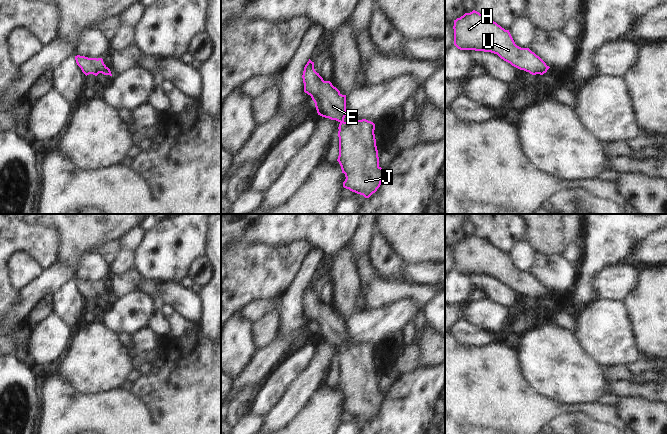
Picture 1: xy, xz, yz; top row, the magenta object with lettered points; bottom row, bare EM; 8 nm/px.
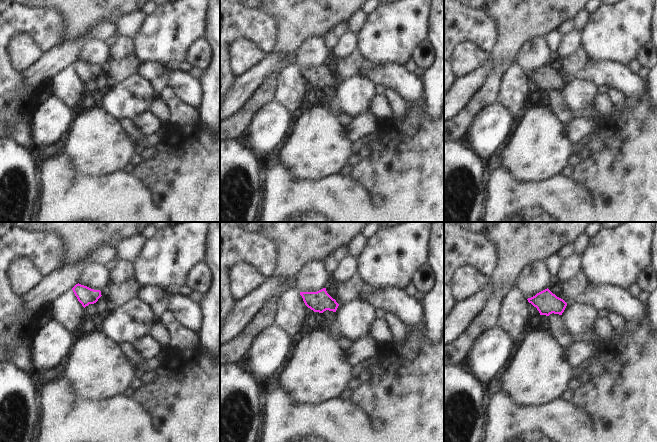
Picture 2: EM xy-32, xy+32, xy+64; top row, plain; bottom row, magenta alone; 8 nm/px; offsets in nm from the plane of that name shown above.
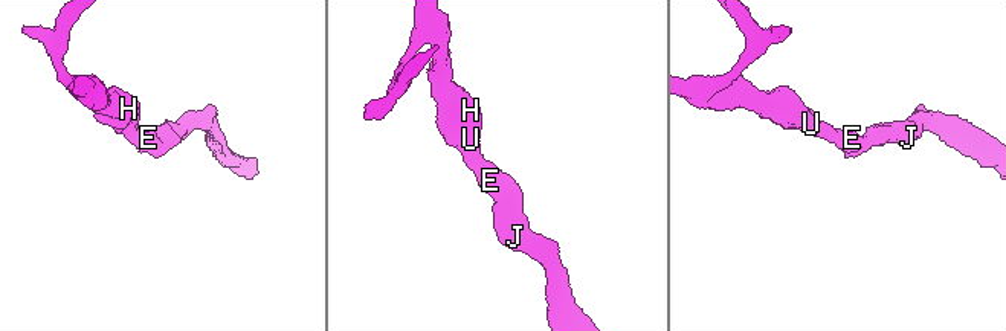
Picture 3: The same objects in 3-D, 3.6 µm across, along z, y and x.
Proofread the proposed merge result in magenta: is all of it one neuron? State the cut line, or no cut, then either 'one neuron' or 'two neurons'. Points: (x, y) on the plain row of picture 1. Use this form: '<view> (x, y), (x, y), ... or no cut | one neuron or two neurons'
no cut | one neuron

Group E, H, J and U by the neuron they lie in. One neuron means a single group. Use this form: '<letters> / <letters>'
E H J U

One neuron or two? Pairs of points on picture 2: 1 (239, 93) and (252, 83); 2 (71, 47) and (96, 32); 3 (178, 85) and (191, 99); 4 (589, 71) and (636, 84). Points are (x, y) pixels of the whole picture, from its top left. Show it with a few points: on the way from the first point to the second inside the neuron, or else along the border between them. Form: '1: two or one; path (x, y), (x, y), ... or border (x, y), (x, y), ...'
1: one; path (242, 90), (249, 83)
2: one; path (77, 44), (90, 35)
3: one; path (181, 88), (189, 96)
4: one; path (601, 73), (612, 74), (624, 81)

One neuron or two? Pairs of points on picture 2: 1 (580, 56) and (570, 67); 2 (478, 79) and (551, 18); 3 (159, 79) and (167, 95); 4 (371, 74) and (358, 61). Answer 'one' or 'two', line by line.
1: one
2: two
3: two
4: two

